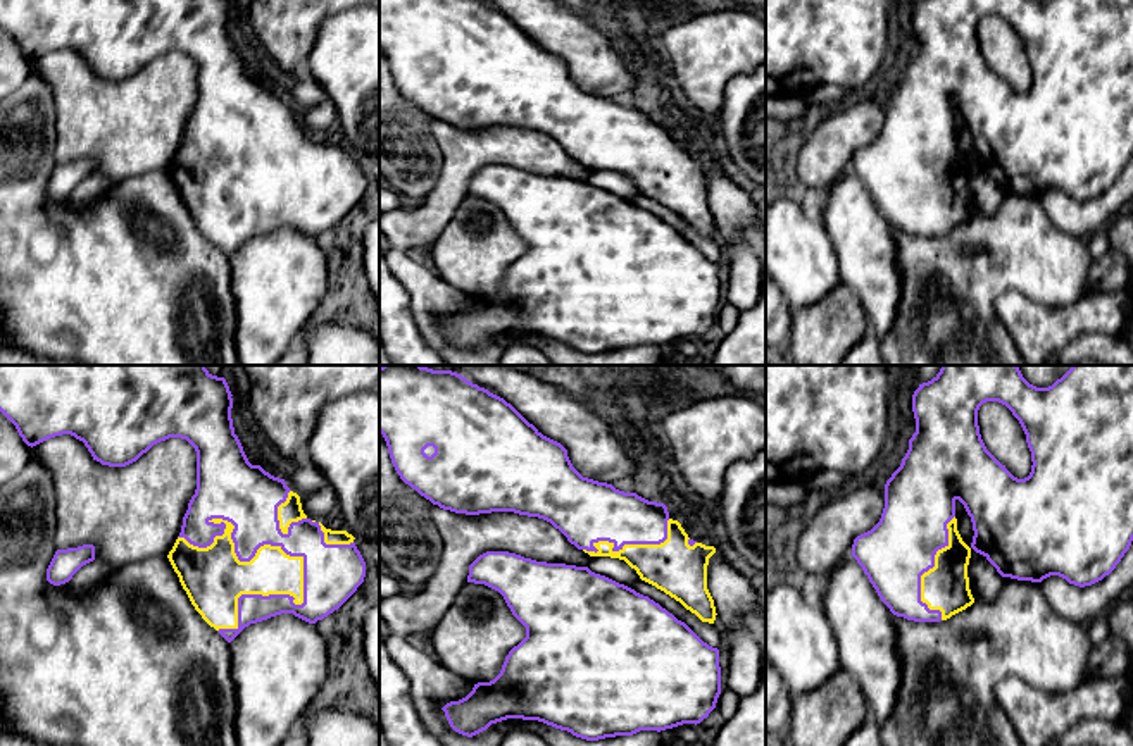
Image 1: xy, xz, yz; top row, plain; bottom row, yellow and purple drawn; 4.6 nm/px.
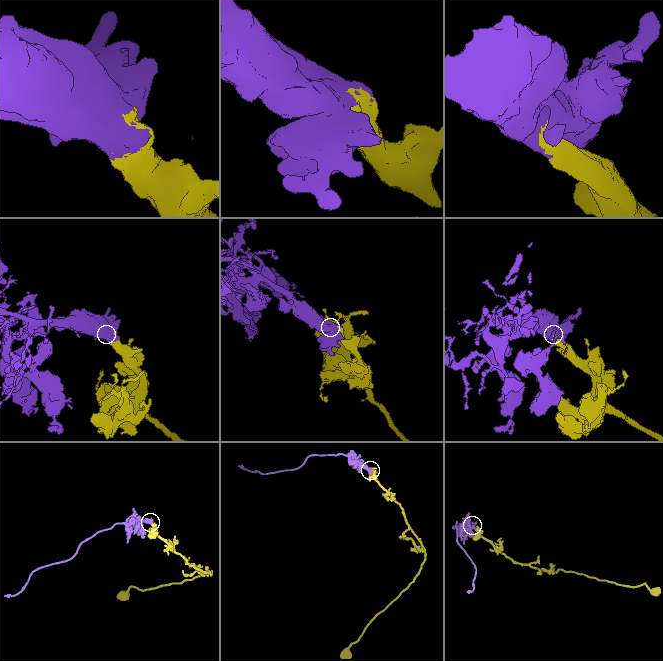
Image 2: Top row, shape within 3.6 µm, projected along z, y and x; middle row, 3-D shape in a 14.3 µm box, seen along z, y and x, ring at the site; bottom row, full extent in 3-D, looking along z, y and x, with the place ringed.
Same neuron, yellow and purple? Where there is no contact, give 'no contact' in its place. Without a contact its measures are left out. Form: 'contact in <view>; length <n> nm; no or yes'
contact in xy; length 650 nm; yes

